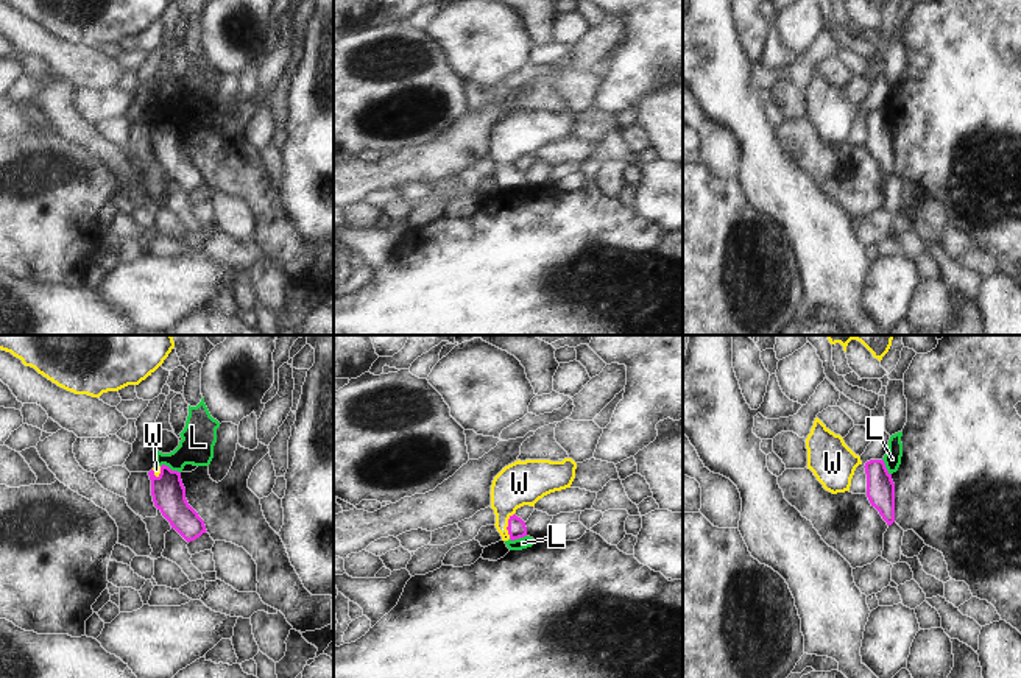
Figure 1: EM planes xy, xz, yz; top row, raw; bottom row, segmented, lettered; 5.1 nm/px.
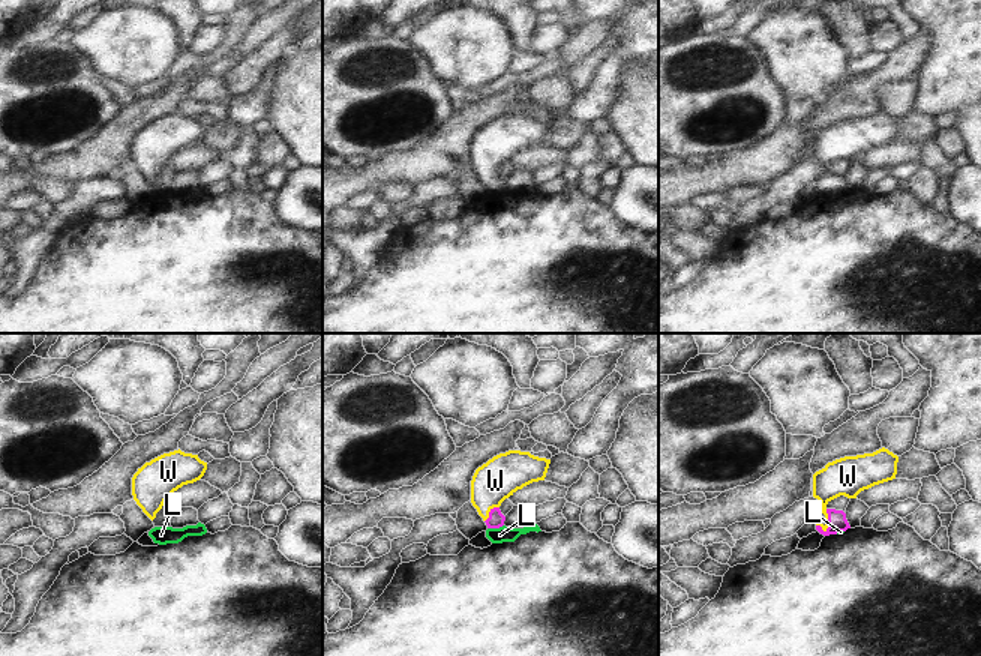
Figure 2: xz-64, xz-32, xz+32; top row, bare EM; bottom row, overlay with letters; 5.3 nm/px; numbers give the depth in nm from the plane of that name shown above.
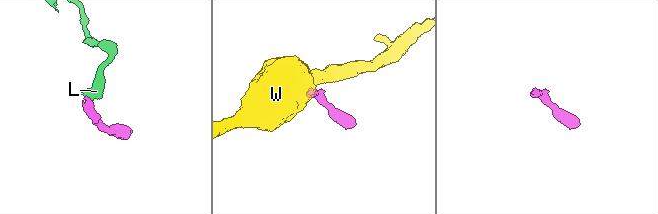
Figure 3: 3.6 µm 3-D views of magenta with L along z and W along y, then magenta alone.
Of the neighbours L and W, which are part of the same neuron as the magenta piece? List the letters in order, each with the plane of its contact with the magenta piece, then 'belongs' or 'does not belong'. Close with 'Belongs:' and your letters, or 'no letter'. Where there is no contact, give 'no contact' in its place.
L: xy | does not belong
W: xz | belongs
Belongs: W

